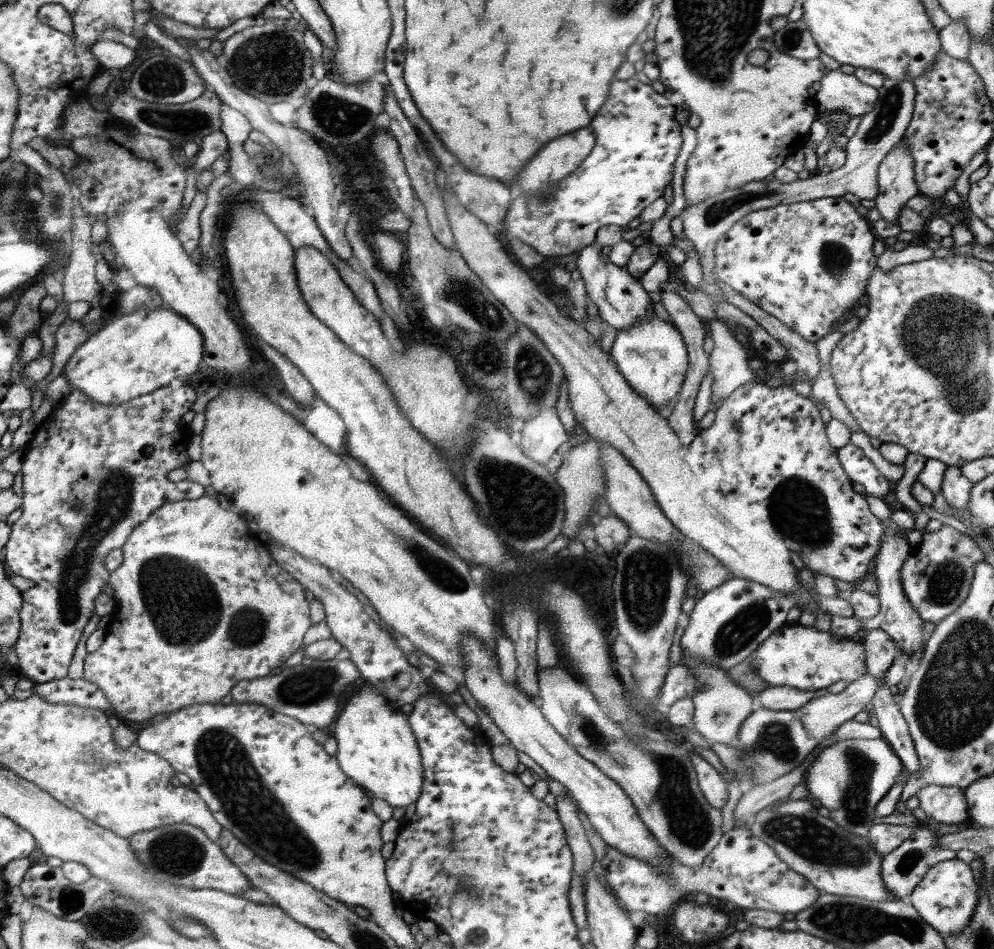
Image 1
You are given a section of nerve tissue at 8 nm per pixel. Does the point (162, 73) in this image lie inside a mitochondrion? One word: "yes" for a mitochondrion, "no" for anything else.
yes

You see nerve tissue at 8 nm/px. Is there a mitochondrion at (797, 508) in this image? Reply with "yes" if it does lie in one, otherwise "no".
yes

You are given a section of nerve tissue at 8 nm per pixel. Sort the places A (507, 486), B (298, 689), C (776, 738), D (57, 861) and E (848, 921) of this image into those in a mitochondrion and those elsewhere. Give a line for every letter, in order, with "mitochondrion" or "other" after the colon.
A: mitochondrion
B: mitochondrion
C: mitochondrion
D: other
E: mitochondrion

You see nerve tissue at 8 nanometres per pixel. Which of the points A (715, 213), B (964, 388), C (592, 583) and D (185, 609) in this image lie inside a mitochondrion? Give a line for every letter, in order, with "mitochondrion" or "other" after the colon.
A: mitochondrion
B: other
C: other
D: mitochondrion

